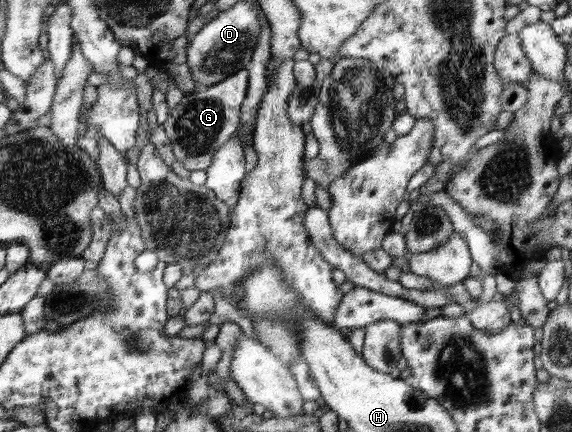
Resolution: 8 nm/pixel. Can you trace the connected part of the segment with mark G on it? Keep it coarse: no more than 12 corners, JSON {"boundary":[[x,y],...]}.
{"boundary":[[245,68],[184,95],[164,128],[176,160],[207,169],[237,131]]}

